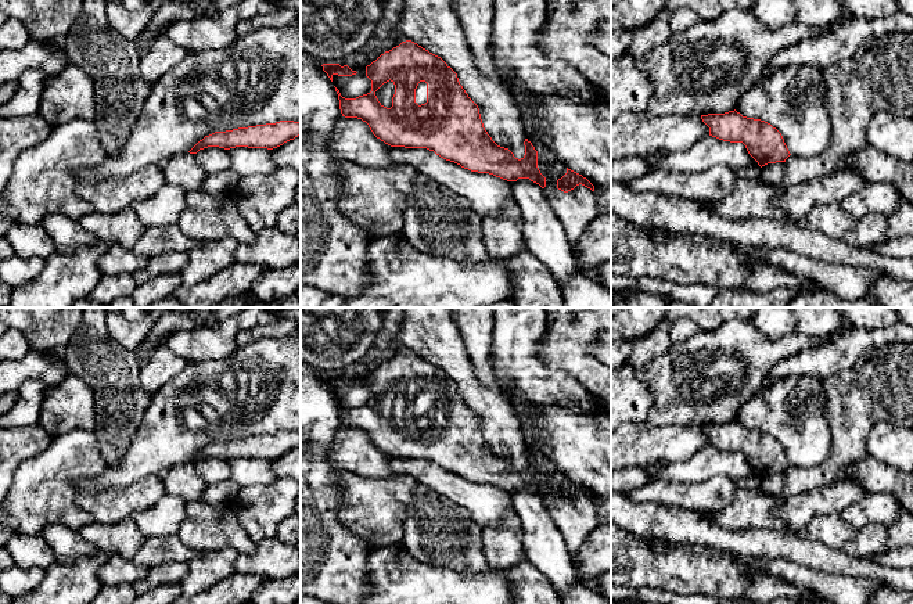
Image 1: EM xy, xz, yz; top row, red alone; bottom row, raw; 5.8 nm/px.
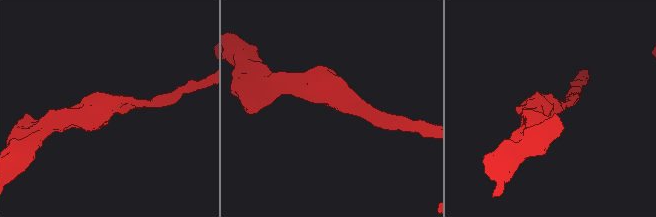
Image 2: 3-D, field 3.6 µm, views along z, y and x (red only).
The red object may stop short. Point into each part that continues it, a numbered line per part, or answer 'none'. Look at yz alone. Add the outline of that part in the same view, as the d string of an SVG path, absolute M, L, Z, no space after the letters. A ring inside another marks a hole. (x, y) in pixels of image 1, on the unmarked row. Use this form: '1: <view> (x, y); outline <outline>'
none

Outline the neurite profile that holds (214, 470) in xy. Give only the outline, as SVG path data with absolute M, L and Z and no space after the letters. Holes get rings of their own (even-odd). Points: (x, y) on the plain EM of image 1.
M219 457L200 460L195 464L195 470L208 485L219 483L230 478L229 460Z

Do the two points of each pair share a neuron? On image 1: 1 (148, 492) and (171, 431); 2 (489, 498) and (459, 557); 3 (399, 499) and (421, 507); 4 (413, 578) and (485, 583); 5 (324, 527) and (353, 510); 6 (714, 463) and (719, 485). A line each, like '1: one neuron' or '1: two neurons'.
1: two neurons
2: two neurons
3: two neurons
4: one neuron
5: two neurons
6: two neurons

